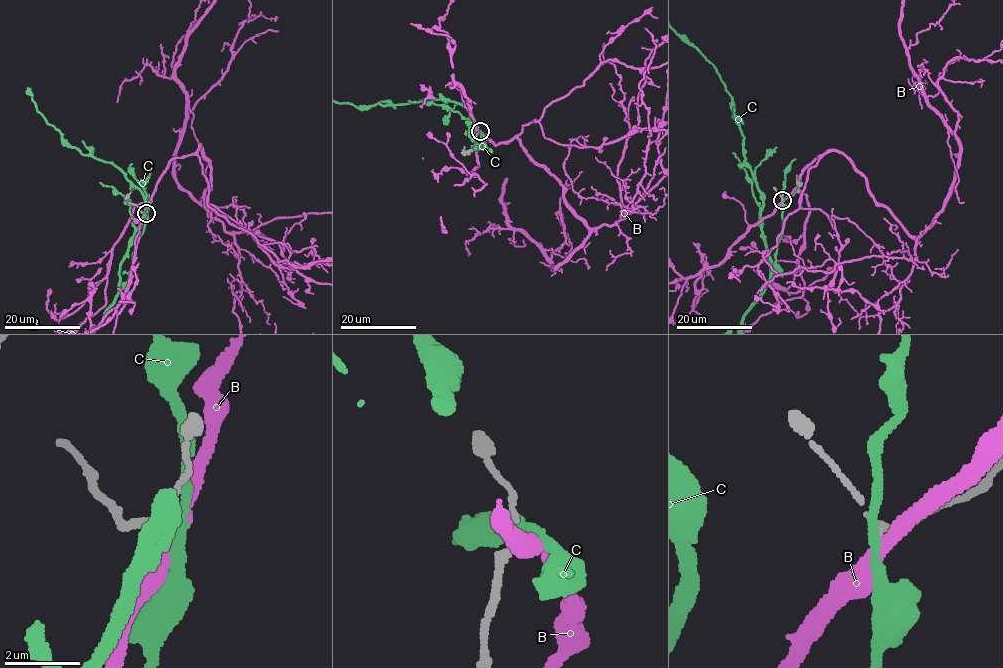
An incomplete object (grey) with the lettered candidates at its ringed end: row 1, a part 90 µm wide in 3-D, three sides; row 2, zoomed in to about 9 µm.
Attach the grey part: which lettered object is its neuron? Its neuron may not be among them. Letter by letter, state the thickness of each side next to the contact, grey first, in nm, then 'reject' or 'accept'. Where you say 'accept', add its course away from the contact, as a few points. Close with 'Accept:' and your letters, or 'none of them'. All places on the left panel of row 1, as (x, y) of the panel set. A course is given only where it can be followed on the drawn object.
B: 180 nm thick on the grey side, 340 nm on the other; reject
C: 180 nm thick on the grey side, 260 nm on the other; reject
Accept: none of them

